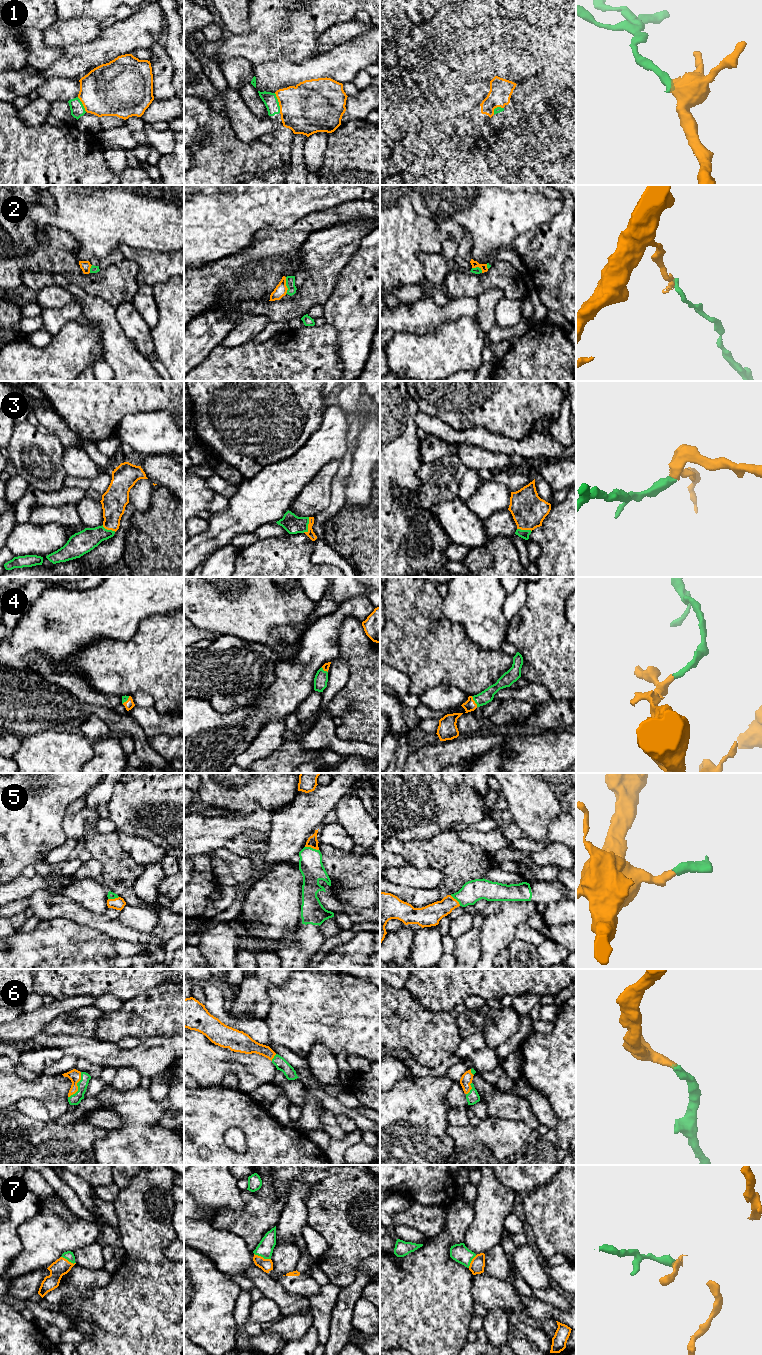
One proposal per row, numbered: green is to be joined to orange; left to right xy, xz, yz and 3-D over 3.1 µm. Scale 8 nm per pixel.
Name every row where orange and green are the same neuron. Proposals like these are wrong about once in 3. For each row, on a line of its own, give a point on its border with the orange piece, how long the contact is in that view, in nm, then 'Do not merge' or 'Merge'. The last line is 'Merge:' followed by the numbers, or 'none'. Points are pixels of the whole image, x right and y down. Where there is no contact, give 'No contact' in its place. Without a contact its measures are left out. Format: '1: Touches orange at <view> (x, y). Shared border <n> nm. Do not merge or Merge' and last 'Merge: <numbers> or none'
1: Touches orange at xz (279, 103). Shared border 170 nm. Merge
2: Touches orange at xz (285, 285). Shared border 140 nm. Do not merge
3: Touches orange at xz (308, 526). Shared border 140 nm. Merge
4: Touches orange at yz (474, 701). Shared border 100 nm. Merge
5: Touches orange at xz (312, 847). Shared border 120 nm. Merge
6: Touches orange at xy (77, 1086). Shared border 240 nm. Merge
7: Touches orange at xz (262, 1257). Shared border 140 nm. Merge
Merge: 1, 3, 4, 5, 6, 7

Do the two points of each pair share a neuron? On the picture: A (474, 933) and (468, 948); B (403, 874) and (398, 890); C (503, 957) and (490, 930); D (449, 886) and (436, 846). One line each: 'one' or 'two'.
A: one
B: two
C: two
D: one

